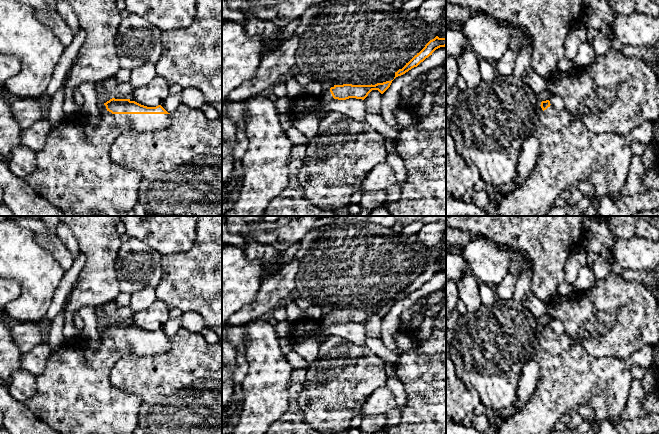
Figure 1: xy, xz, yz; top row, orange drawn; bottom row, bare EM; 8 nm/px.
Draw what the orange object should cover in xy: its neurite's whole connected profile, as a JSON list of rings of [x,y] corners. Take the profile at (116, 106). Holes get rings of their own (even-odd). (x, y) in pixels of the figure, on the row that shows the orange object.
[[[112,98],[100,105],[100,114],[98,126],[88,122],[81,112],[66,115],[63,122],[49,132],[44,147],[36,153],[36,170],[24,179],[39,196],[56,206],[63,216],[128,216],[138,202],[142,176],[138,171],[114,164],[109,155],[110,147],[125,130],[153,131],[164,129],[171,123],[170,113],[161,105],[147,107],[130,99]]]

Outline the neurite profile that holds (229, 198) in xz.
[[[236,188],[234,191],[227,193],[222,198],[222,212],[224,213],[230,205],[237,199],[238,197],[238,188]]]

